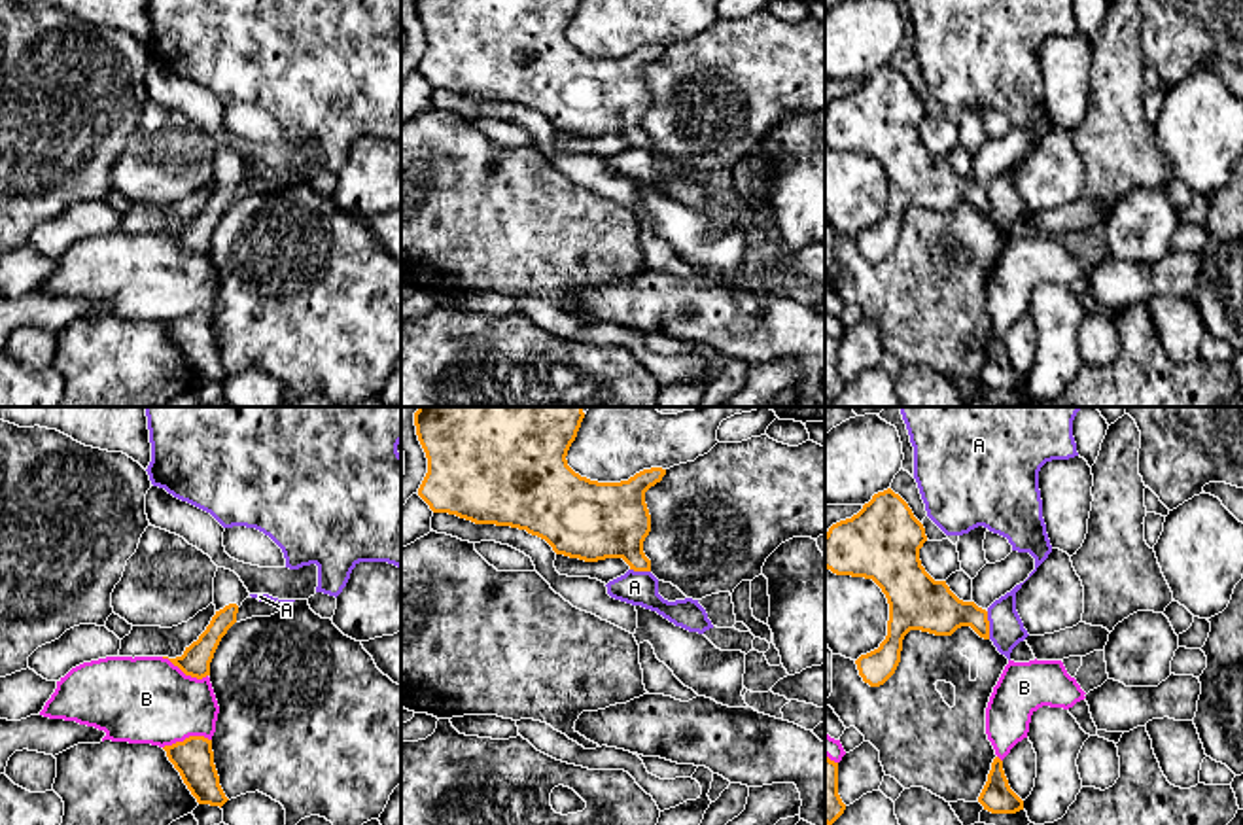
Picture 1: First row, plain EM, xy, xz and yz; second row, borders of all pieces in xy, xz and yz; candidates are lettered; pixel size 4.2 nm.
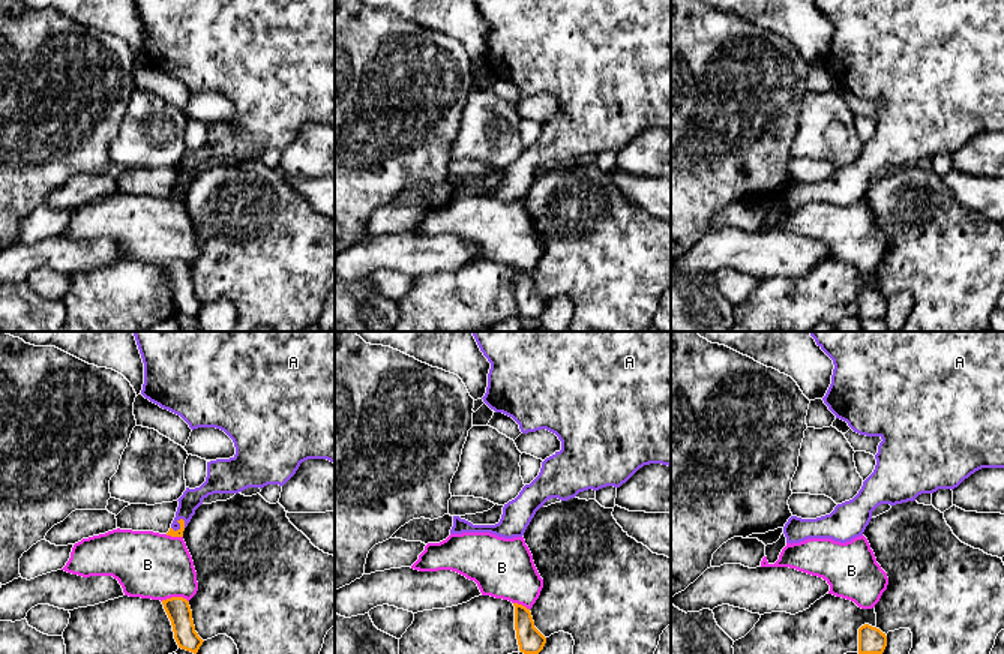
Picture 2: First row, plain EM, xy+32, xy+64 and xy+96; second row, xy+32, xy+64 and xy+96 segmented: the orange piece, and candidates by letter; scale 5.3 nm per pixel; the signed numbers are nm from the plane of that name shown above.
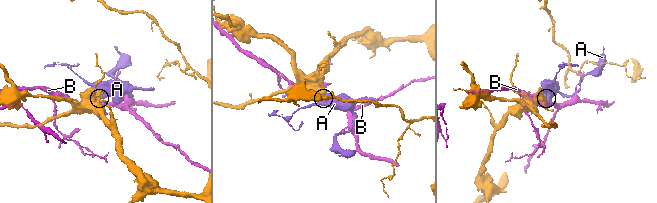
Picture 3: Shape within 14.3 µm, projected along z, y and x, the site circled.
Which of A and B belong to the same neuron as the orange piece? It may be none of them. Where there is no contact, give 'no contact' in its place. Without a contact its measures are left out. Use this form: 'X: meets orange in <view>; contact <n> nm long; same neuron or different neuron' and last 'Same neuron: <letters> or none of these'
A: meets orange in yz; contact 120 nm long; different neuron
B: meets orange in xy; contact 220 nm long; different neuron
Same neuron: none of these

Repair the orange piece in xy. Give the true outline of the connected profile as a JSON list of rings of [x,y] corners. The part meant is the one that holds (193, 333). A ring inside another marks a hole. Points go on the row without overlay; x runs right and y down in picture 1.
[[[189,312],[163,325],[199,380],[221,384],[229,377],[219,361],[212,316]]]

